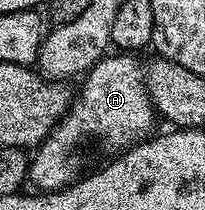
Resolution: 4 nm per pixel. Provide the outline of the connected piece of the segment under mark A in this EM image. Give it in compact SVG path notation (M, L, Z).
M112 52L83 75L81 82L84 83L80 91L75 91L72 105L31 155L27 181L33 182L37 191L65 190L77 181L82 174L80 149L87 142L131 148L153 133L152 125L158 122L158 115L144 83L144 66L136 58L139 57L128 52Z

